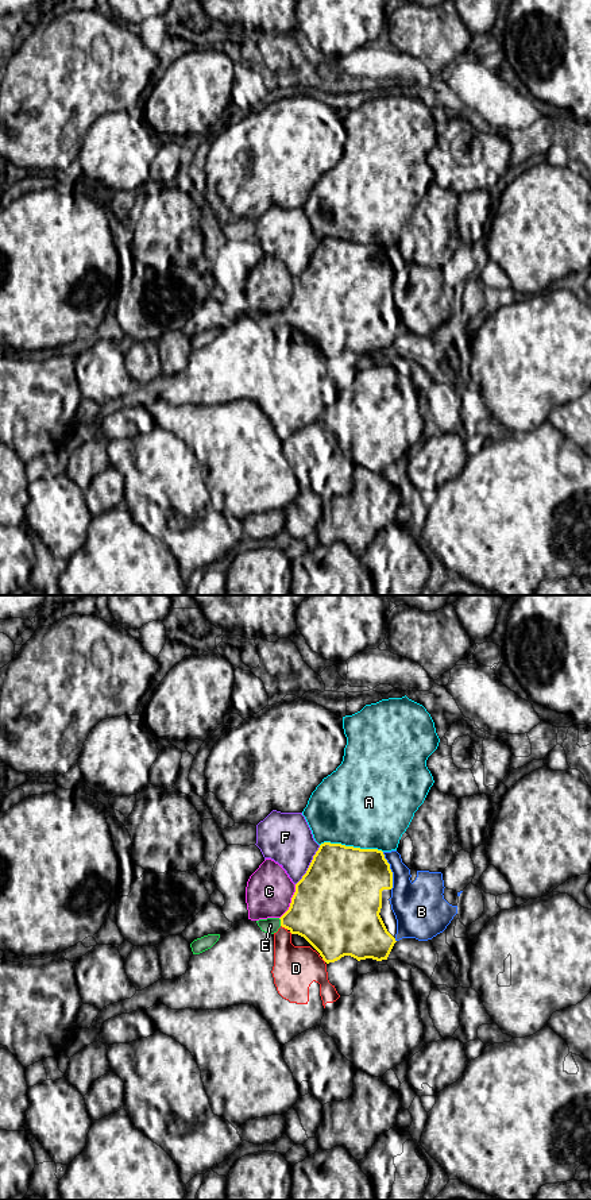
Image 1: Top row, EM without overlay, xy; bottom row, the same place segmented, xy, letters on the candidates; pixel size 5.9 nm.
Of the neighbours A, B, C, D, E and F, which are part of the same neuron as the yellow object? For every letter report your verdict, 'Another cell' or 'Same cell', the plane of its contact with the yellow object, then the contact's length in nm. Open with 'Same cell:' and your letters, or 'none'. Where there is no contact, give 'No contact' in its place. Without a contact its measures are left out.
Same cell: none
A: Another cell. Touches yellow in xy. Shared border 380 nm
B: Another cell. Touches yellow in xy. Shared border 240 nm
C: Another cell. Touches yellow in xy. Shared border 220 nm
D: Another cell. Touches yellow in xy. Shared border 50 nm
E: Another cell. Touches yellow in xy. Shared border 50 nm
F: Another cell. Touches yellow in xy. Shared border 280 nm

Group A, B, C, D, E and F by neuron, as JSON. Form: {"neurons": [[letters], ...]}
{"neurons": [["A"], ["B"], ["C", "D"], ["E"], ["F"]]}

